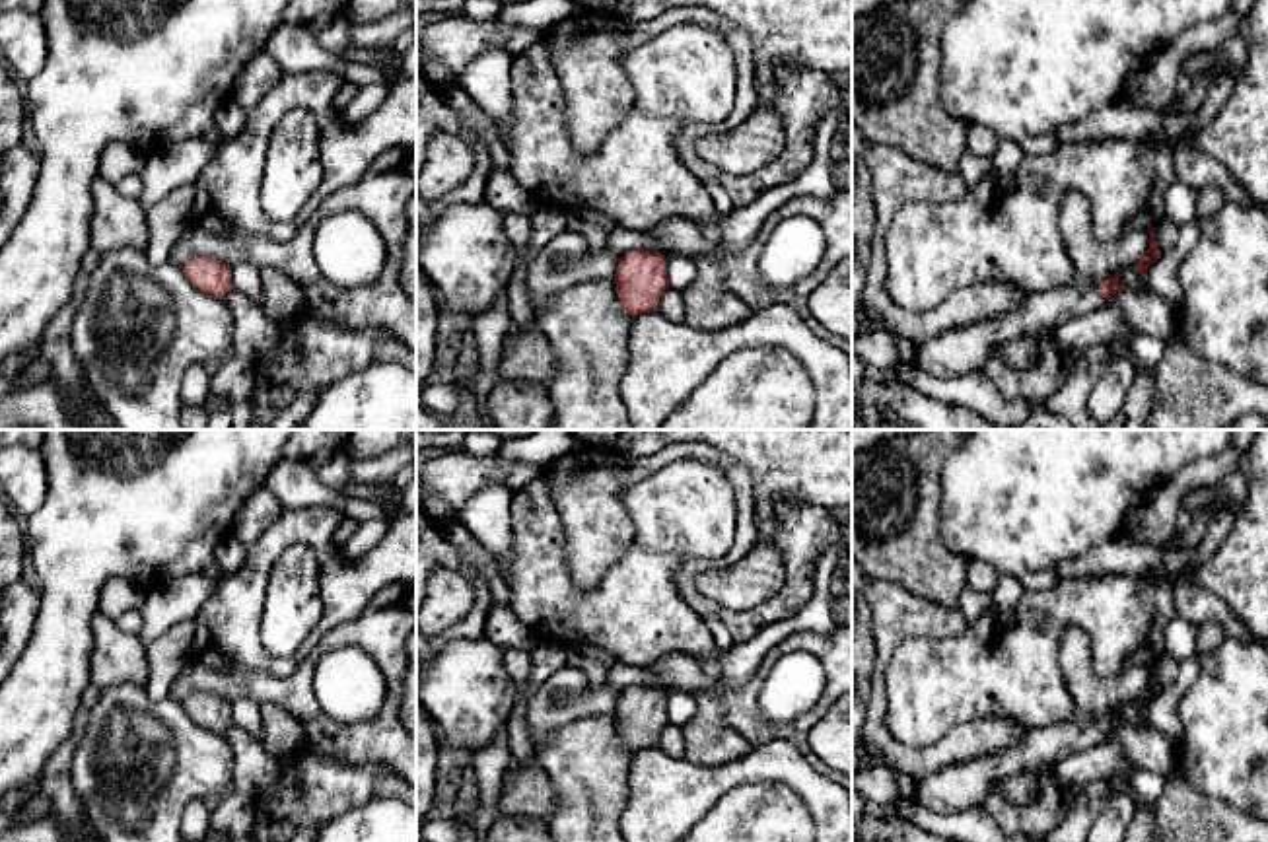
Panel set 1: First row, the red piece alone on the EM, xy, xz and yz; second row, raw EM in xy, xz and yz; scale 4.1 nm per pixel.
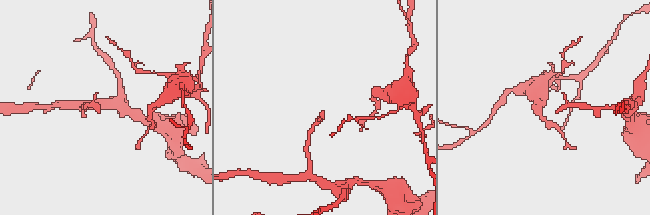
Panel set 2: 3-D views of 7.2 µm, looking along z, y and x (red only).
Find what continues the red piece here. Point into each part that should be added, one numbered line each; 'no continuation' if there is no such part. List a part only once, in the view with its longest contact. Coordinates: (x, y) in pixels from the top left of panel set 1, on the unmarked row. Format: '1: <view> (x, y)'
1: yz (961, 786)

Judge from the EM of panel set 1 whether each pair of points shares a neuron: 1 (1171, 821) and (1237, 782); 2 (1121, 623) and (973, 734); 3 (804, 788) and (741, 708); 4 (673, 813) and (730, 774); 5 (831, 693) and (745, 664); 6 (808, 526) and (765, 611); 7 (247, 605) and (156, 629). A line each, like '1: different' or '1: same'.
1: different
2: different
3: different
4: same
5: different
6: same
7: different

